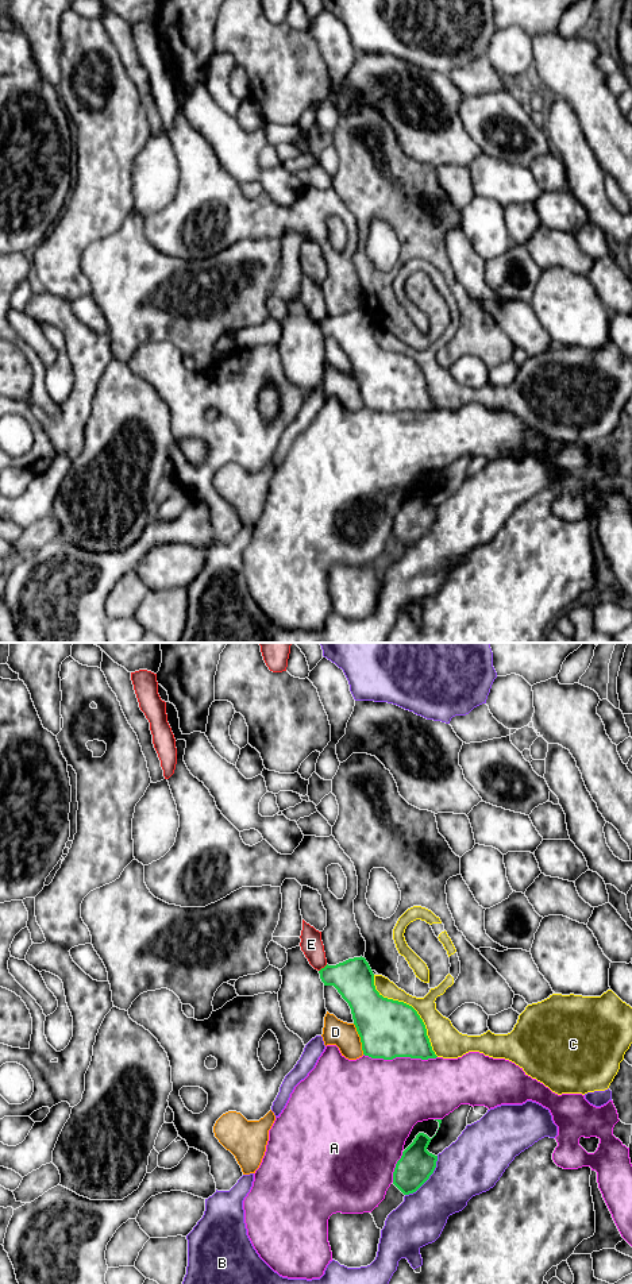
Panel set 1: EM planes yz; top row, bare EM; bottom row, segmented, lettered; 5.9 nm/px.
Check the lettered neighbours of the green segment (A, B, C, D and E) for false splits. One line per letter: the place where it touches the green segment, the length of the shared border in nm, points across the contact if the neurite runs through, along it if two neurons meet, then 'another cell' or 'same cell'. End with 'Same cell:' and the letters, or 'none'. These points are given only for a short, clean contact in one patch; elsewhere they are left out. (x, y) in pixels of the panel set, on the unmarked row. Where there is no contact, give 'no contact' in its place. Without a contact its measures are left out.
A: meets green in yz at (400, 408); contact 440 nm long; another cell
B: meets green in yz at (427, 531); contact 300 nm long; another cell
C: meets green in yz at (412, 359); contact 600 nm long; another cell
D: meets green in yz at (361, 390); contact 200 nm long; another cell
E: meets green in yz at (324, 319); contact 70 nm long; border along yz (327, 316), (319, 323); another cell
Same cell: none

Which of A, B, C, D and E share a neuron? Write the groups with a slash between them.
A / B / C / D / E

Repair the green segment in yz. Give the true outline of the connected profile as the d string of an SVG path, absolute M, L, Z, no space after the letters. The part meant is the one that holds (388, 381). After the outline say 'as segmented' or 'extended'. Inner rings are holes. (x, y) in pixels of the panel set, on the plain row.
M365 309L348 311L319 323L324 338L334 338L348 355L365 408L393 412L396 409L436 410L427 381L417 363L398 352L384 350L374 338L374 325Z; as segmented

